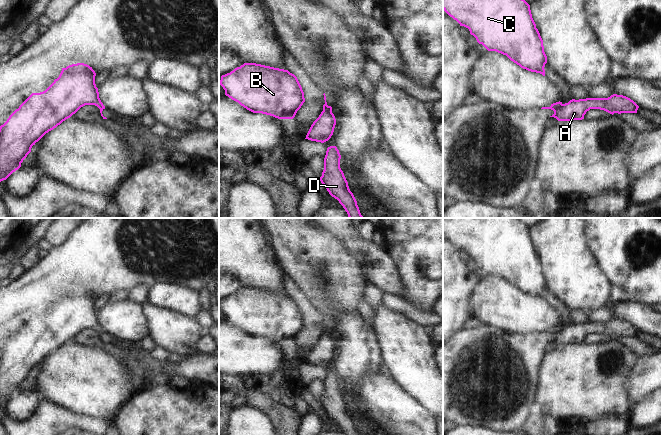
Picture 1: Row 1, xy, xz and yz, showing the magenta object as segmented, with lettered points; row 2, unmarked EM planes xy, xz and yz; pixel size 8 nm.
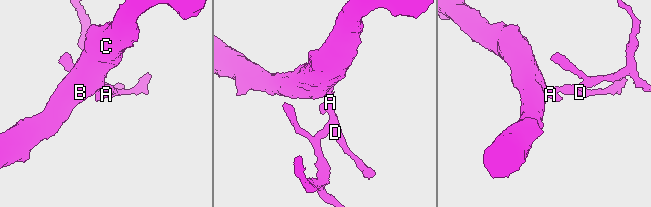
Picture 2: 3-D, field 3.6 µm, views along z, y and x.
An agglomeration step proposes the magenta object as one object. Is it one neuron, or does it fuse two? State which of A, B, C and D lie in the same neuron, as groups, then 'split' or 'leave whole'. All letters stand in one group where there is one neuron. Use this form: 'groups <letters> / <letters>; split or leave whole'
groups A D / B C; split

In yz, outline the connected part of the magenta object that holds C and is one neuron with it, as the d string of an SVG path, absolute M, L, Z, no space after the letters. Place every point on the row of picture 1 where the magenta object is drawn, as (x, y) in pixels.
M443 0L443 10L460 26L468 28L488 51L506 55L521 68L545 76L547 56L543 40L525 0Z

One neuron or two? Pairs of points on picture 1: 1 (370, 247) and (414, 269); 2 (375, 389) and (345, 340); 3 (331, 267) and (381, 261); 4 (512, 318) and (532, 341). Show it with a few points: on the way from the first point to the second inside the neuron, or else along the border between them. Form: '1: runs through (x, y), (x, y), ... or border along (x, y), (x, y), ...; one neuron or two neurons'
1: border along (386, 249), (402, 280); two neurons
2: border along (379, 372), (368, 374), (358, 390), (344, 384); two neurons
3: border along (345, 246), (355, 258), (362, 273), (368, 280); two neurons
4: border along (502, 330), (505, 332), (540, 332); two neurons

